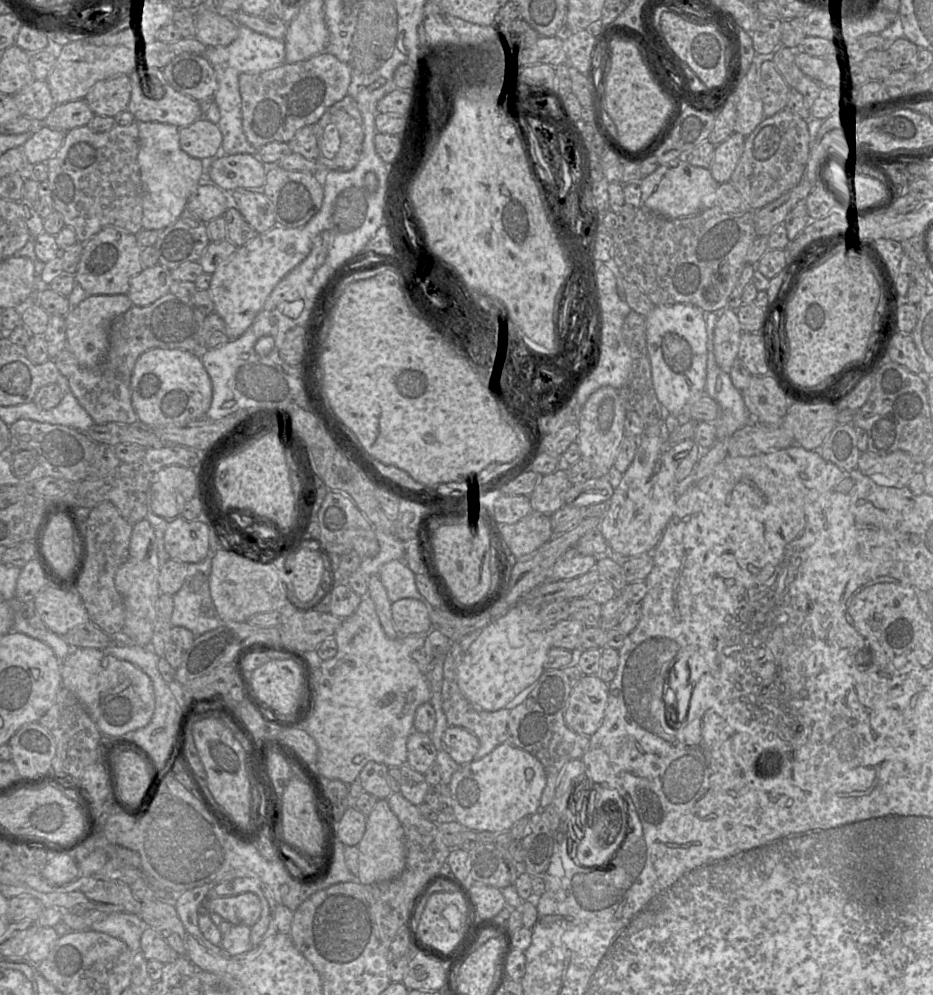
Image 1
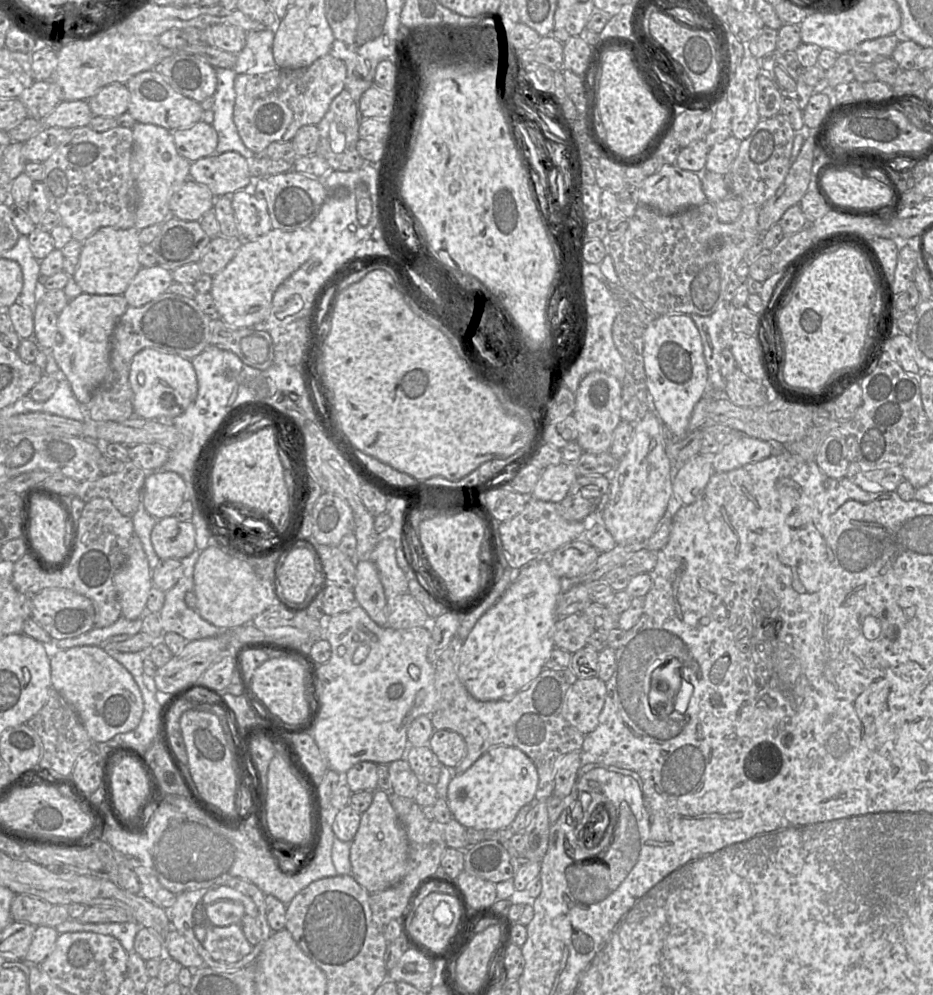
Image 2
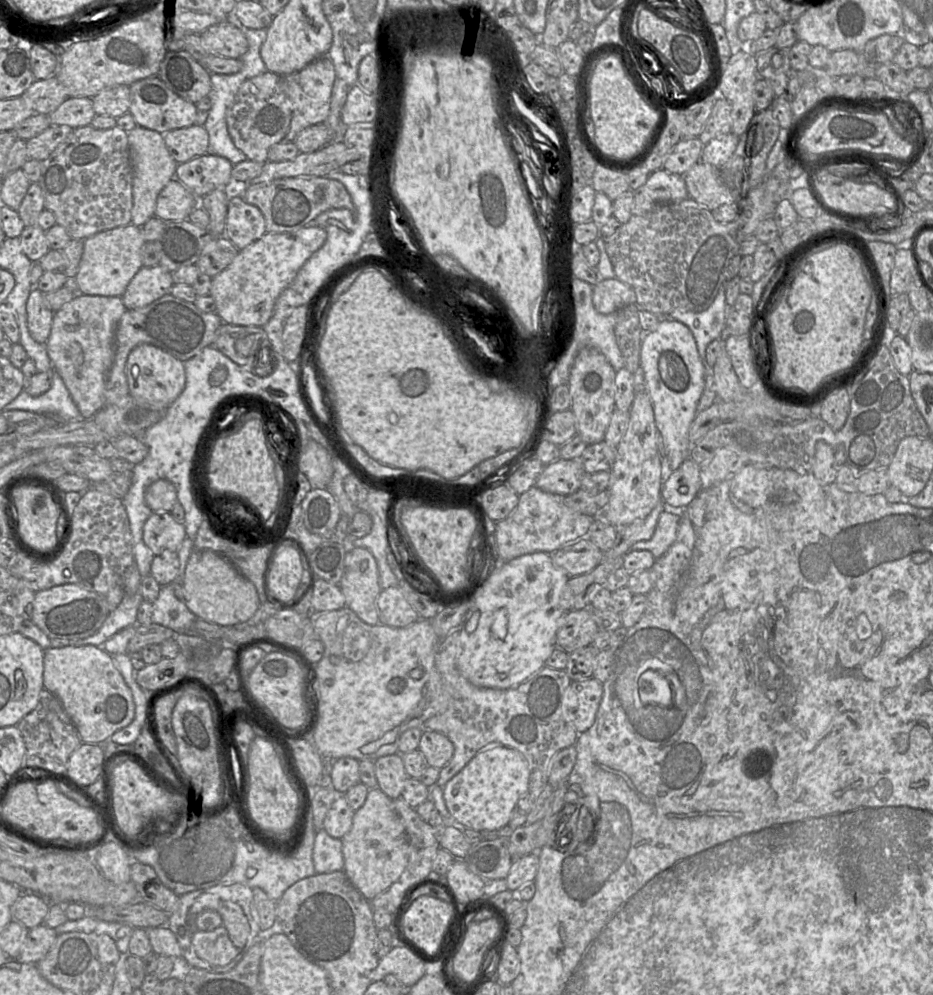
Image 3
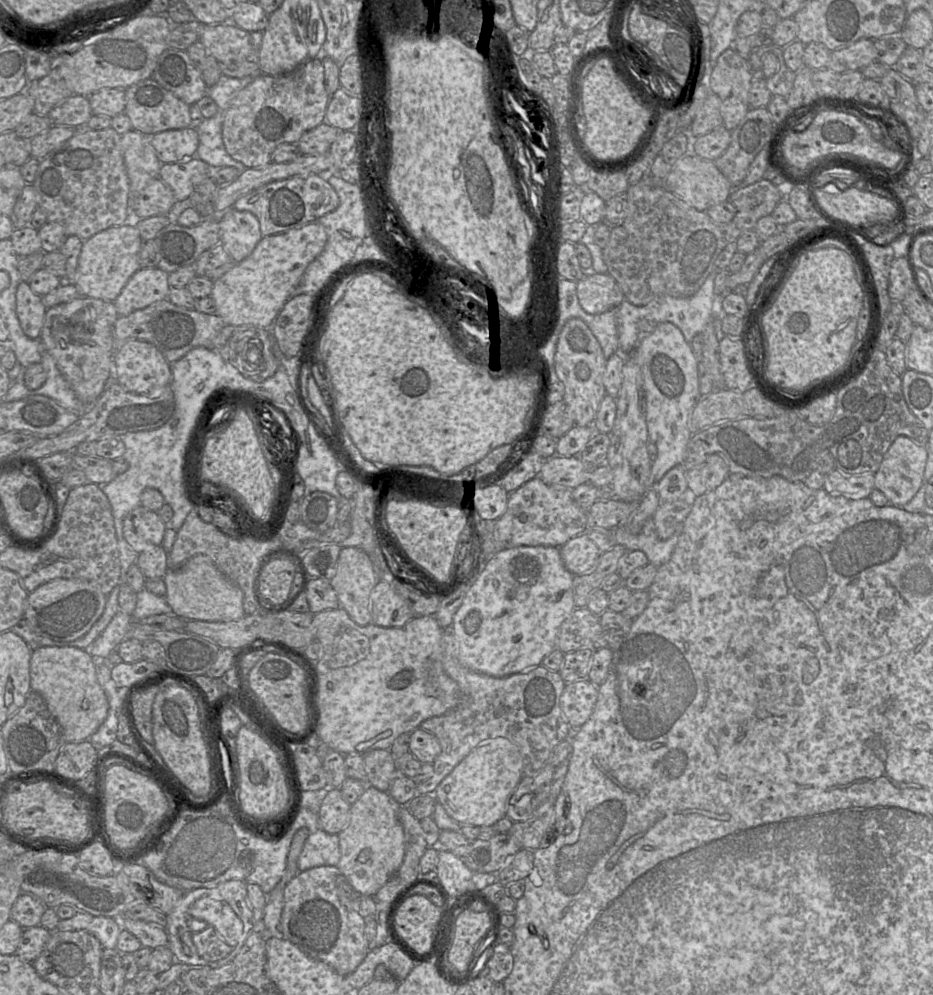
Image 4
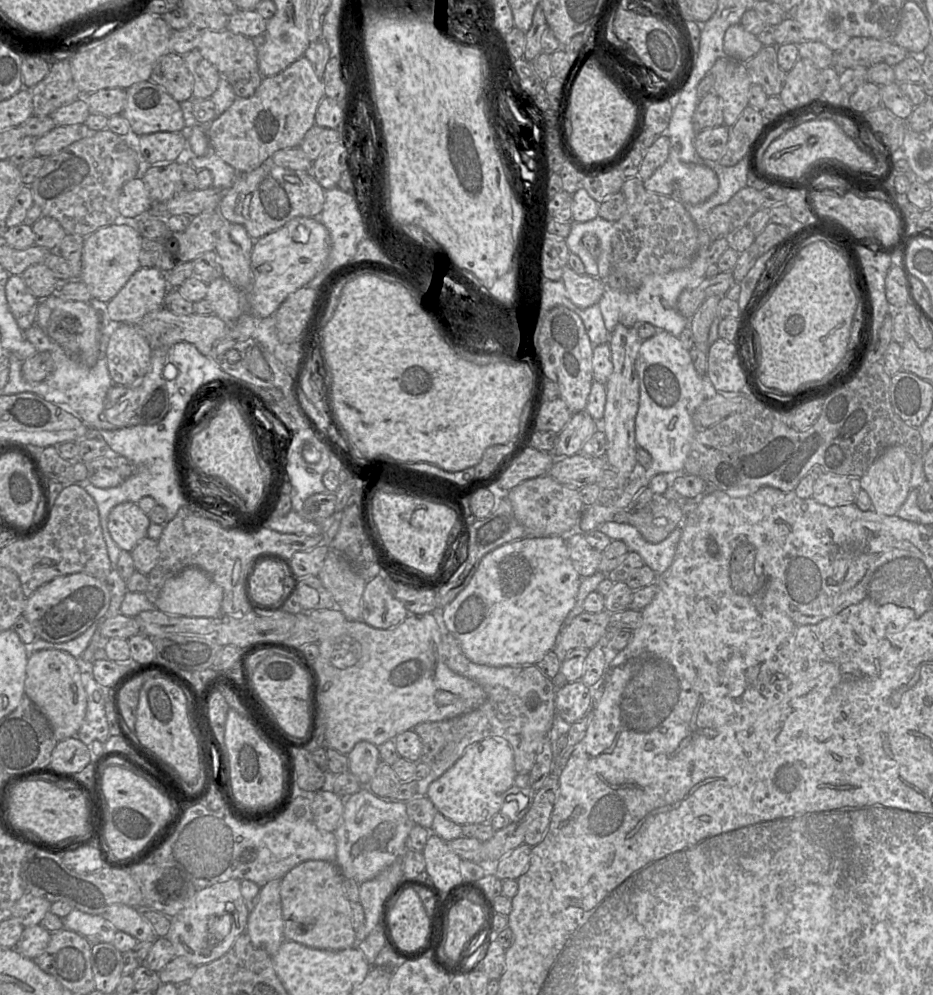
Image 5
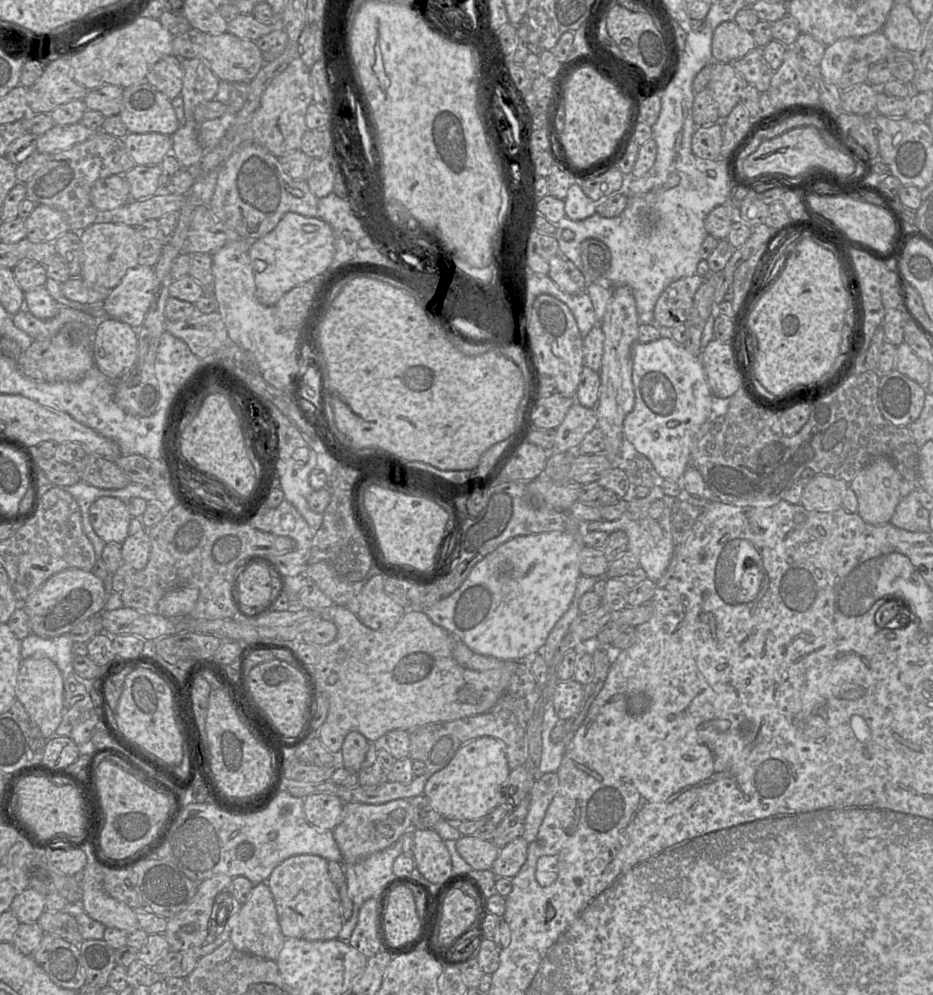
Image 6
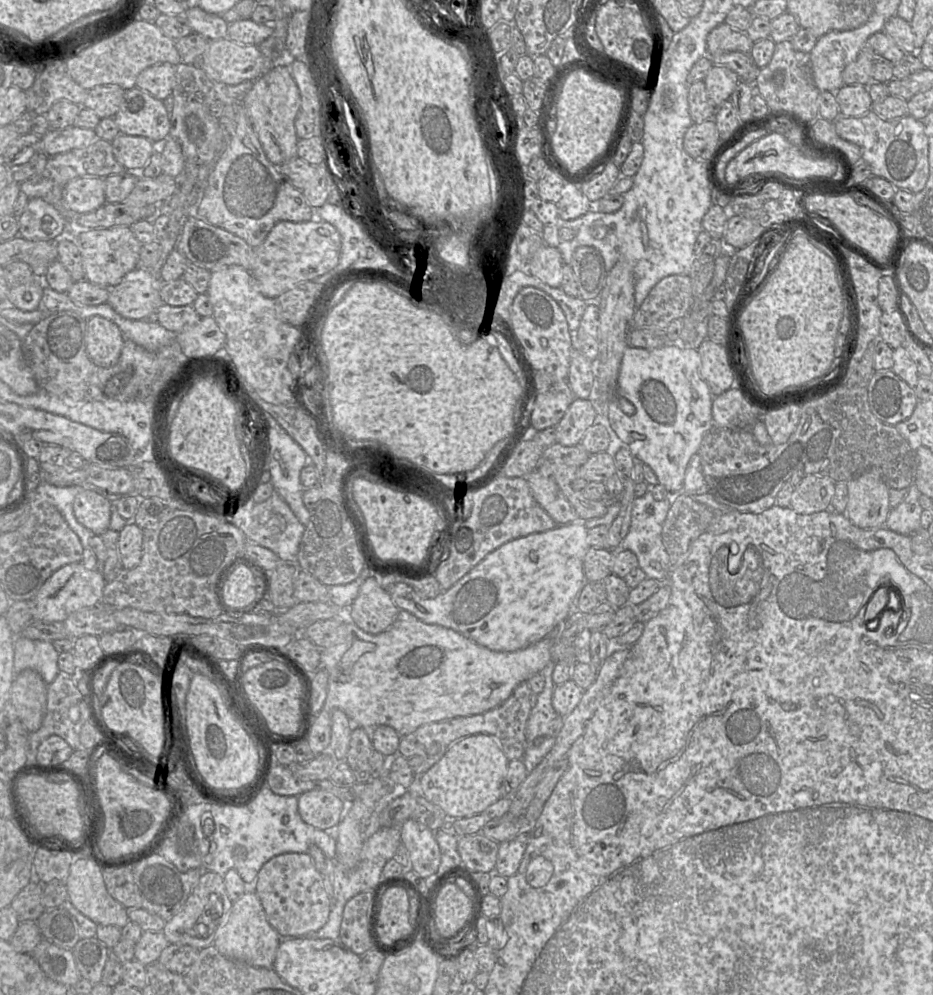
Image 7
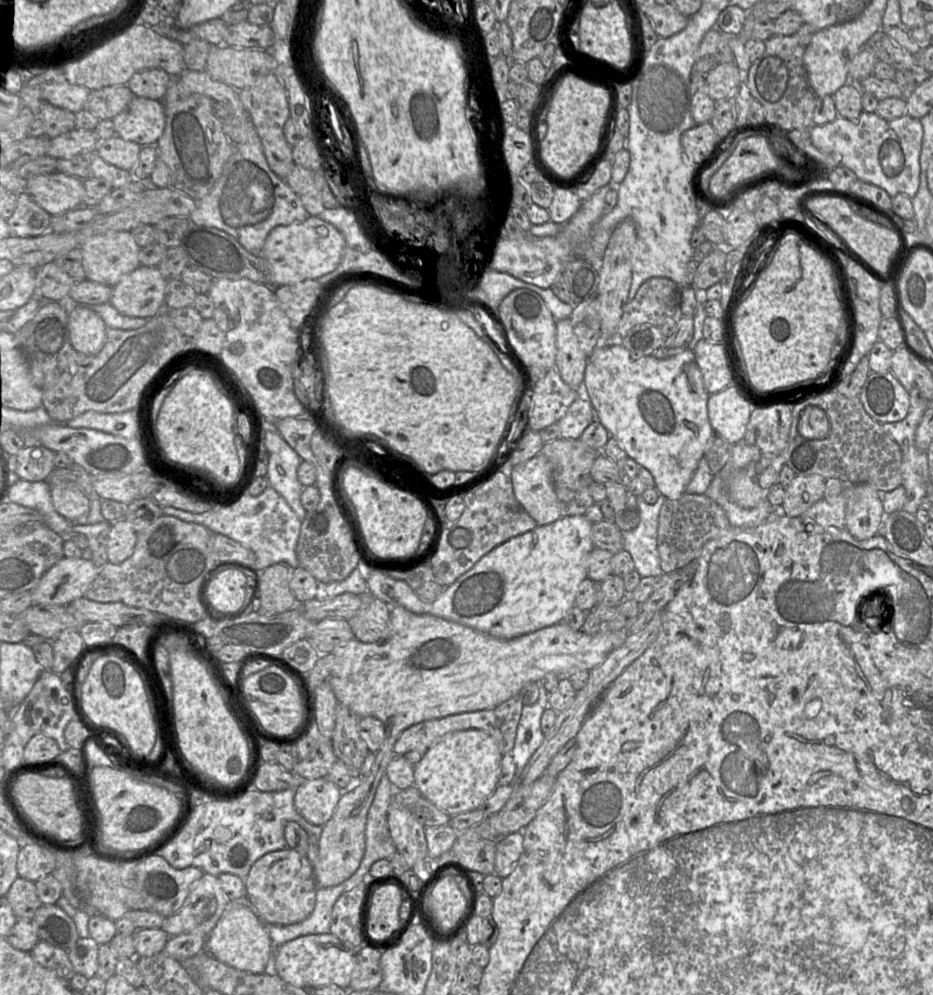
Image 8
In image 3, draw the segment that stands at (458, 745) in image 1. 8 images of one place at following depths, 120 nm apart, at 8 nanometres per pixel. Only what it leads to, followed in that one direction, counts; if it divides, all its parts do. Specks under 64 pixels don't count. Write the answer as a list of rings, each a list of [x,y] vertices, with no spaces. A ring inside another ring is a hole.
[[[425,729],[417,748],[424,755],[428,766],[443,768],[453,757],[454,745],[444,734]]]

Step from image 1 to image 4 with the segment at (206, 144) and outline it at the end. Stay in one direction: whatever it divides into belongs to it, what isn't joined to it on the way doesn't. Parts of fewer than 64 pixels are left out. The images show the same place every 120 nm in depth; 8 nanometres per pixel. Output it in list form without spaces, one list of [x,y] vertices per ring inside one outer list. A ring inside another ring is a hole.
[[[196,129],[167,130],[151,136],[150,141],[159,161],[164,165],[195,157],[199,145]]]

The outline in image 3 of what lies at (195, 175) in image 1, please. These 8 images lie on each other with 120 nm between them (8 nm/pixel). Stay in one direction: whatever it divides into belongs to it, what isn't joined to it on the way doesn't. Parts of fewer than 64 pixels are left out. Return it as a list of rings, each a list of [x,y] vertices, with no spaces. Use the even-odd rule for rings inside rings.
[[[136,126],[127,132],[131,164],[132,210],[131,224],[140,228],[155,216],[156,201],[162,189],[175,178],[178,163],[170,155],[163,135]]]

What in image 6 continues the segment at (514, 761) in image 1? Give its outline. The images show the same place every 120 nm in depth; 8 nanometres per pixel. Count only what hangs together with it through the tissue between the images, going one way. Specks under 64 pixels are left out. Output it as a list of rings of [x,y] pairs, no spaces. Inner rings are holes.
[[[482,736],[463,744],[444,768],[430,776],[423,795],[447,821],[481,819],[500,805],[500,789],[509,773],[503,742]]]

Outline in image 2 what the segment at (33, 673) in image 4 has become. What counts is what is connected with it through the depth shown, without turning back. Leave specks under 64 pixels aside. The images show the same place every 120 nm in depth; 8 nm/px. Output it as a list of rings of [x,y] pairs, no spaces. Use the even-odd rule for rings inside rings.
[[[75,646],[53,650],[50,658],[51,685],[74,708],[93,742],[106,742],[117,734],[134,730],[141,721],[144,701],[132,674],[100,646]]]

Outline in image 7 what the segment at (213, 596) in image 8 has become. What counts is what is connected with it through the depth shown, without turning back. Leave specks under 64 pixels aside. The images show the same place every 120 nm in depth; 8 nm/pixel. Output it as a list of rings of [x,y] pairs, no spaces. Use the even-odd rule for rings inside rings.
[[[238,565],[227,577],[220,593],[221,601],[230,608],[255,606],[262,595],[262,580],[250,566]]]

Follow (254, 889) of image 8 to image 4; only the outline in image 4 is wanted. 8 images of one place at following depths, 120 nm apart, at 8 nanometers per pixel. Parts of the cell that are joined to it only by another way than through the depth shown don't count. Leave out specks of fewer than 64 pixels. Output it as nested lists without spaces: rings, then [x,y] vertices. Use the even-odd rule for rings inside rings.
[[[319,866],[314,867],[302,872],[299,872],[285,887],[283,898],[283,909],[279,923],[279,935],[285,940],[294,944],[303,954],[308,958],[320,961],[327,966],[331,967],[336,973],[341,976],[347,976],[354,972],[356,968],[363,962],[370,949],[368,947],[367,939],[365,936],[365,919],[359,911],[359,896],[348,883],[344,875],[335,866]]]

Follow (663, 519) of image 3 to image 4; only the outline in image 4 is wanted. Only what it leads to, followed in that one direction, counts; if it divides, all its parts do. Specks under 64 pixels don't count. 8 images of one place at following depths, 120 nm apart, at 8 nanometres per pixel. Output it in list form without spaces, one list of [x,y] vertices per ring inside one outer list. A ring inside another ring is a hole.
[[[652,518],[645,521],[639,534],[630,534],[623,527],[617,527],[613,531],[617,544],[622,545],[627,551],[644,552],[649,563],[658,568],[670,560],[681,535],[682,527],[677,528],[667,540],[660,540],[657,537]]]

